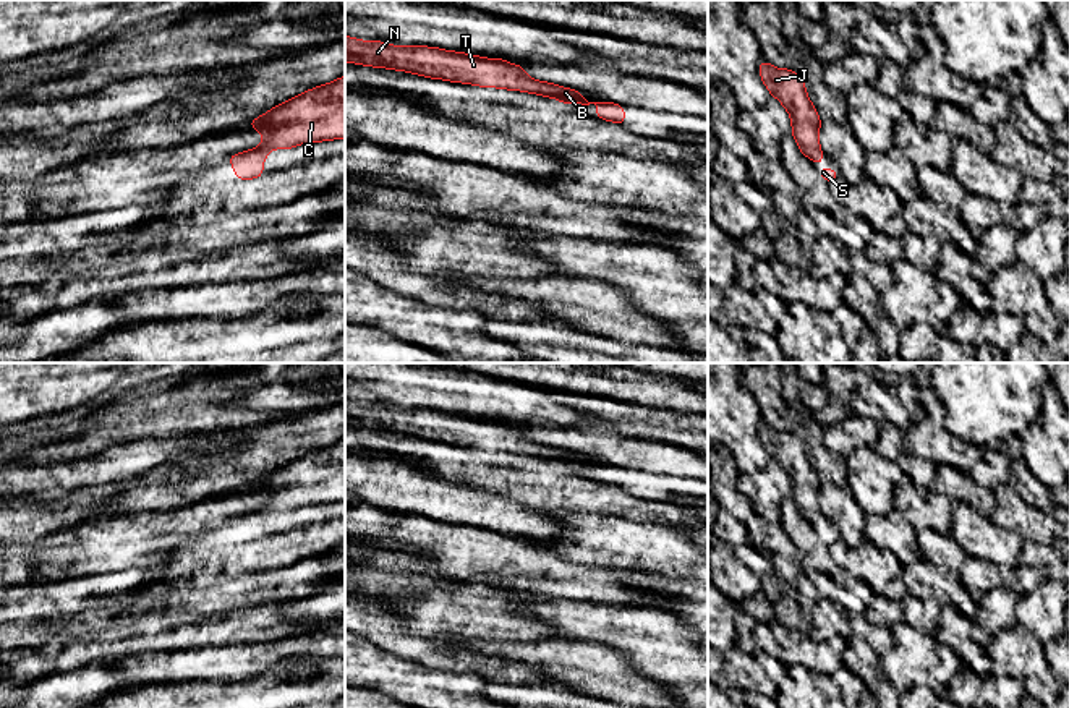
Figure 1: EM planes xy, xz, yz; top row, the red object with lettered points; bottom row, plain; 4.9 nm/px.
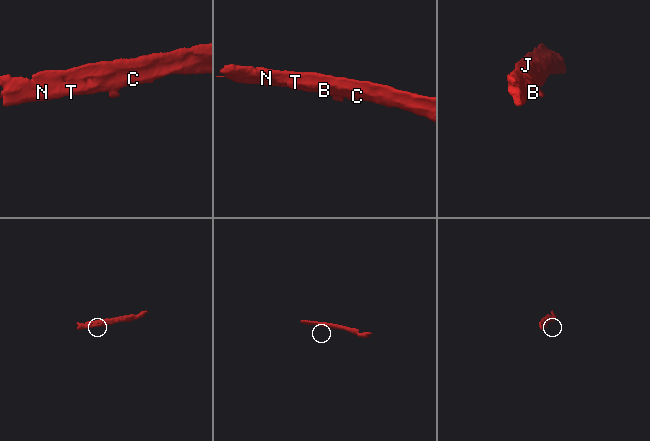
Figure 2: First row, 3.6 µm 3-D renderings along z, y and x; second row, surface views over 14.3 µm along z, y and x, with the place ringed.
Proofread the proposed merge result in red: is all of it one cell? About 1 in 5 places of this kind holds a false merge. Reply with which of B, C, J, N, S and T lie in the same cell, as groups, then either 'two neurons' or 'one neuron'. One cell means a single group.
groups B C J N S T; one neuron

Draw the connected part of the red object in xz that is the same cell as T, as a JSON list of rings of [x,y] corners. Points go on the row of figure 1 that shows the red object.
[[[345,36],[345,62],[481,87],[523,91],[557,99],[564,104],[594,104],[598,118],[625,125],[624,105],[601,100],[588,102],[580,91],[531,79],[525,73],[526,66],[502,58],[484,58],[424,45],[390,45],[381,41],[360,41]]]

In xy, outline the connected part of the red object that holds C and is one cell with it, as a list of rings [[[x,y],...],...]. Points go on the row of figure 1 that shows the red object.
[[[345,76],[279,104],[264,115],[249,122],[248,128],[259,130],[264,138],[258,147],[233,154],[227,159],[227,162],[233,165],[233,172],[240,180],[262,177],[262,164],[270,149],[292,149],[306,143],[345,138]]]

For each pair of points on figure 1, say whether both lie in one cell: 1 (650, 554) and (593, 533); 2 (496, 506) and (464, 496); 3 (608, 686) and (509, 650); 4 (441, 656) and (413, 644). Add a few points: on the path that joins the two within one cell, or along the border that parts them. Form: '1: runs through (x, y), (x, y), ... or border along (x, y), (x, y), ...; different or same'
1: runs through (635, 546), (608, 541); same
2: runs through (488, 506), (472, 504); same
3: runs through (583, 668), (557, 656), (533, 653); same
4: runs through (434, 652), (420, 648); same

